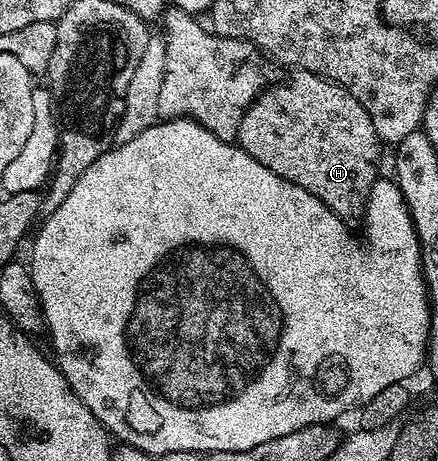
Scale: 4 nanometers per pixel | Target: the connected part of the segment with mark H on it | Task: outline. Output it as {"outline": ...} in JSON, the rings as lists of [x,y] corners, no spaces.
{"outline":[[[298,70],[293,75],[294,77],[291,80],[288,78],[267,88],[261,96],[254,99],[246,107],[245,112],[242,114],[236,143],[239,148],[245,150],[252,158],[256,158],[256,162],[260,162],[260,166],[268,166],[268,170],[272,170],[272,174],[276,174],[296,186],[304,186],[304,190],[308,190],[308,194],[316,194],[316,198],[320,198],[320,202],[324,202],[324,206],[328,206],[328,210],[332,210],[337,216],[341,216],[343,220],[347,222],[361,221],[366,215],[366,207],[370,201],[372,186],[380,178],[380,172],[378,172],[380,141],[376,130],[372,126],[372,118],[368,118],[368,110],[364,110],[364,106],[360,106],[360,102],[356,102],[356,98],[352,98],[352,94],[347,88],[342,88],[339,84],[333,84],[330,80],[324,79],[323,76],[317,76],[311,72]]]}

